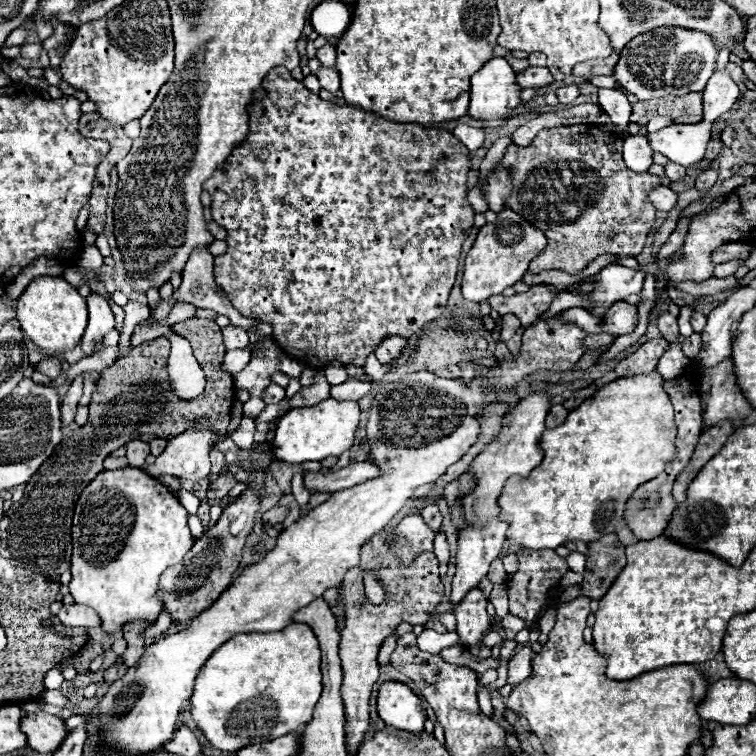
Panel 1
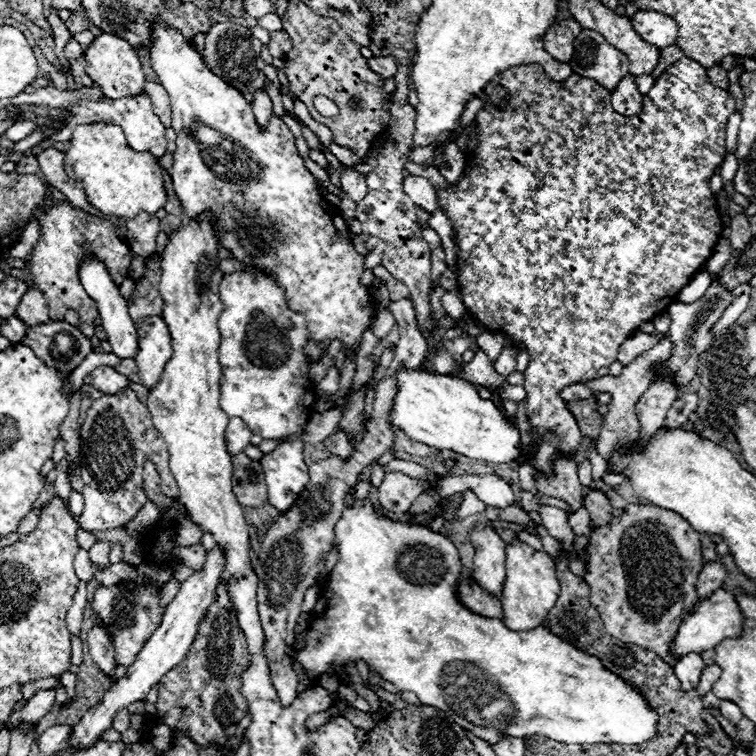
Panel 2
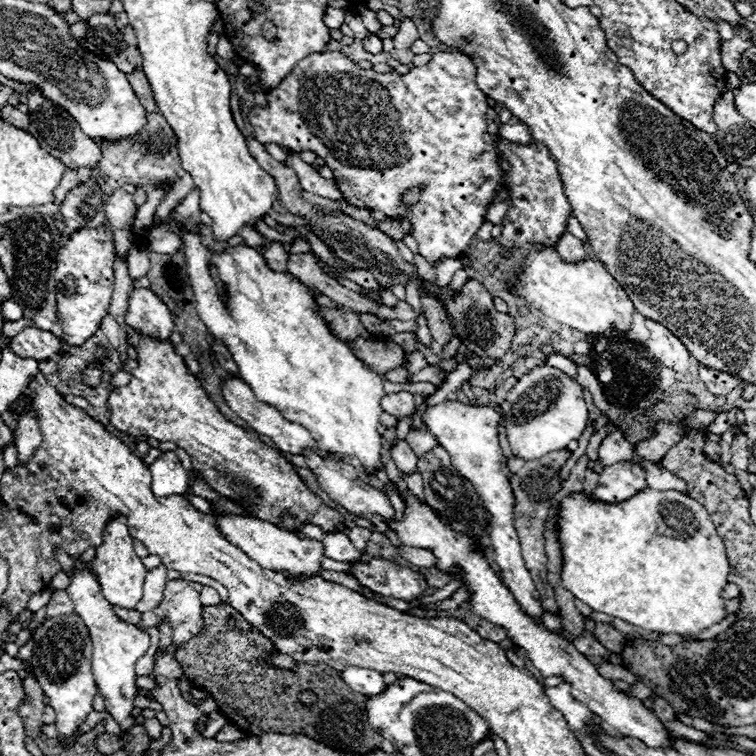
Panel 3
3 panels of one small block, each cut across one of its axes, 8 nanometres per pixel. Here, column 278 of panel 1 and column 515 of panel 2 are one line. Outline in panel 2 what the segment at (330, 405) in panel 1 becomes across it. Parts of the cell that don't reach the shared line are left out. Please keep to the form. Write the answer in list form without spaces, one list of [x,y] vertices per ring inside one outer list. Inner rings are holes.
[[[424,370],[400,372],[398,394],[390,418],[394,428],[400,428],[412,440],[438,450],[454,450],[472,460],[504,464],[514,462],[522,450],[520,428],[514,418],[504,416],[492,400],[480,398],[476,386],[462,378],[432,376]]]

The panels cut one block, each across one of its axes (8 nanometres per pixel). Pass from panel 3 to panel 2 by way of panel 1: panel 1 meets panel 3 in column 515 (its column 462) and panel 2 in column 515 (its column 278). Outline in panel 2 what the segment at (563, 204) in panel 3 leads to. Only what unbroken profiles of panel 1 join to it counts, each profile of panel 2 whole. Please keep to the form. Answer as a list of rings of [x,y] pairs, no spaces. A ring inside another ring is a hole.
[[[686,56],[674,62],[666,70],[666,82],[662,82],[662,74],[656,78],[656,84],[646,94],[642,102],[642,110],[636,116],[622,116],[614,112],[610,102],[610,90],[598,86],[598,82],[576,76],[576,74],[572,74],[564,82],[552,82],[546,76],[544,68],[538,64],[516,66],[502,72],[498,78],[490,82],[490,86],[486,86],[486,90],[480,96],[488,100],[474,118],[478,144],[472,152],[466,154],[464,176],[456,184],[452,184],[448,190],[438,192],[438,206],[444,210],[444,214],[448,216],[454,228],[454,240],[458,246],[458,258],[456,258],[458,290],[462,292],[462,300],[466,304],[468,314],[476,318],[488,330],[502,334],[508,342],[516,344],[520,350],[526,350],[530,354],[530,366],[524,372],[524,388],[528,394],[526,416],[536,430],[556,432],[556,436],[544,438],[544,442],[540,444],[534,466],[550,474],[554,454],[558,450],[566,454],[576,454],[582,442],[578,422],[568,410],[568,404],[560,398],[560,390],[580,380],[594,380],[594,378],[606,376],[608,366],[612,366],[612,362],[616,360],[616,352],[620,344],[632,332],[636,332],[642,322],[648,322],[650,318],[658,316],[670,306],[670,302],[676,300],[676,294],[706,264],[706,260],[712,256],[714,246],[722,238],[724,224],[718,212],[716,198],[710,190],[710,178],[716,174],[716,168],[724,160],[726,122],[728,122],[728,116],[736,112],[736,108],[734,108],[734,98],[726,90],[712,86],[706,76],[706,70],[698,62]],[[504,98],[508,98],[508,104],[500,108],[498,104]],[[662,100],[664,100],[664,106],[662,106]]]

